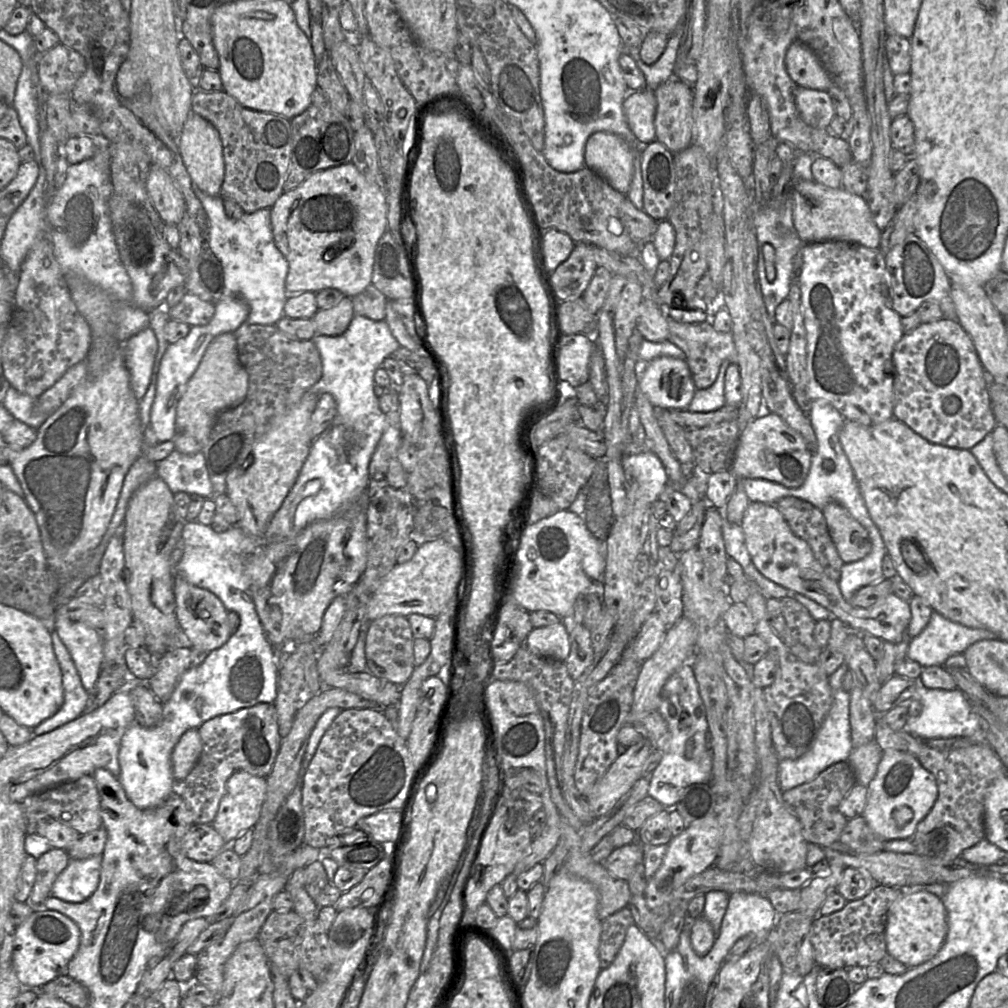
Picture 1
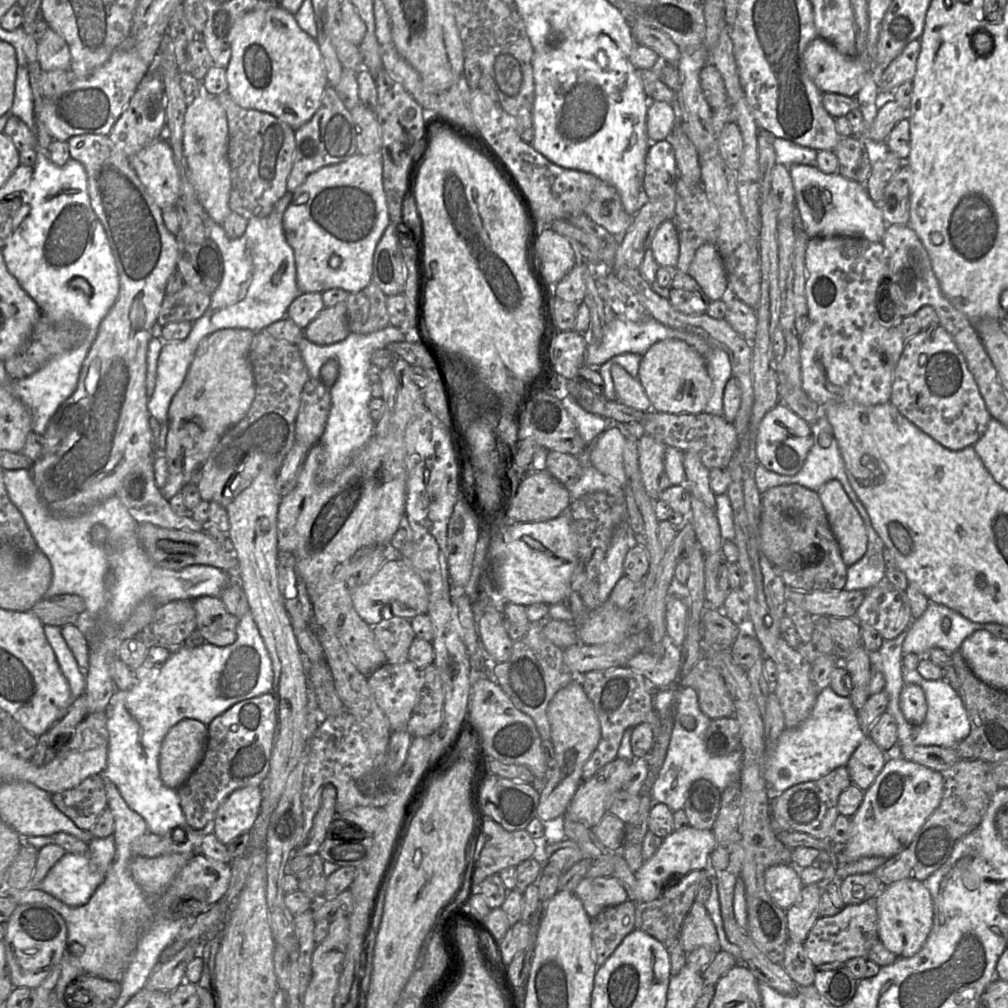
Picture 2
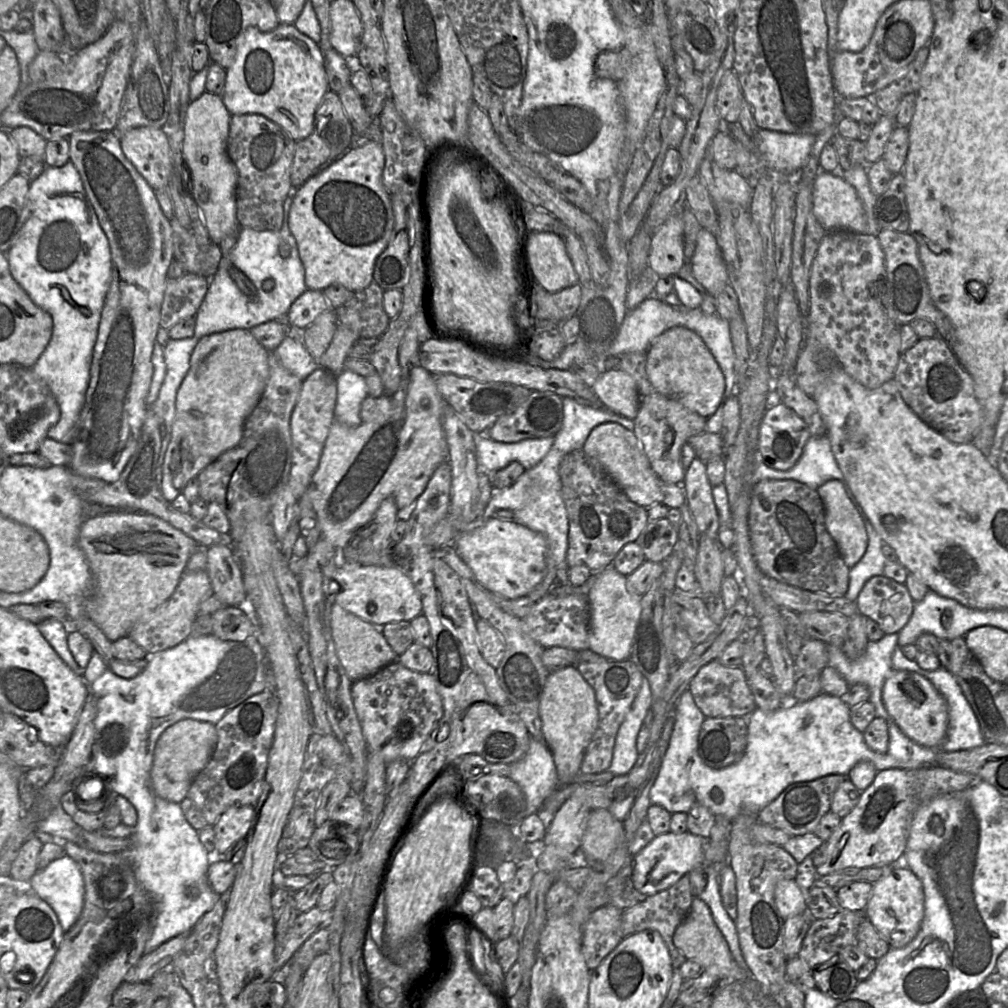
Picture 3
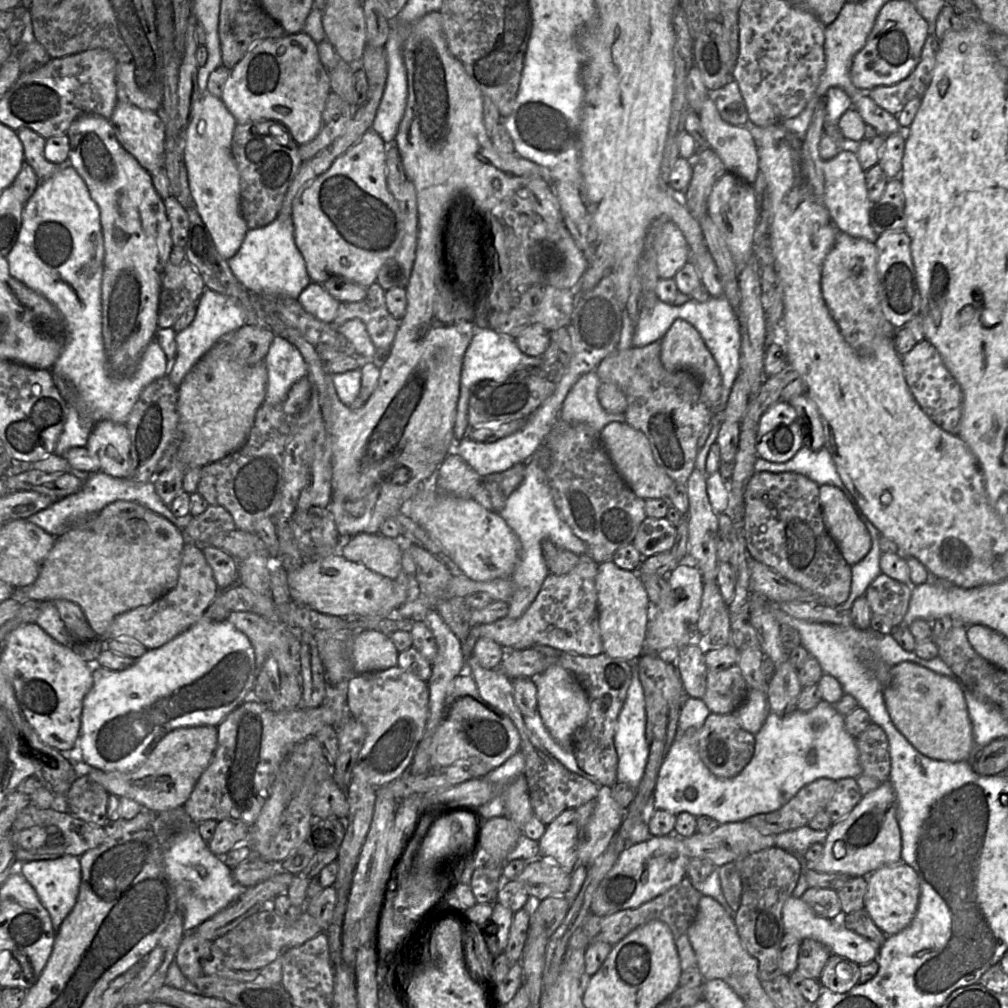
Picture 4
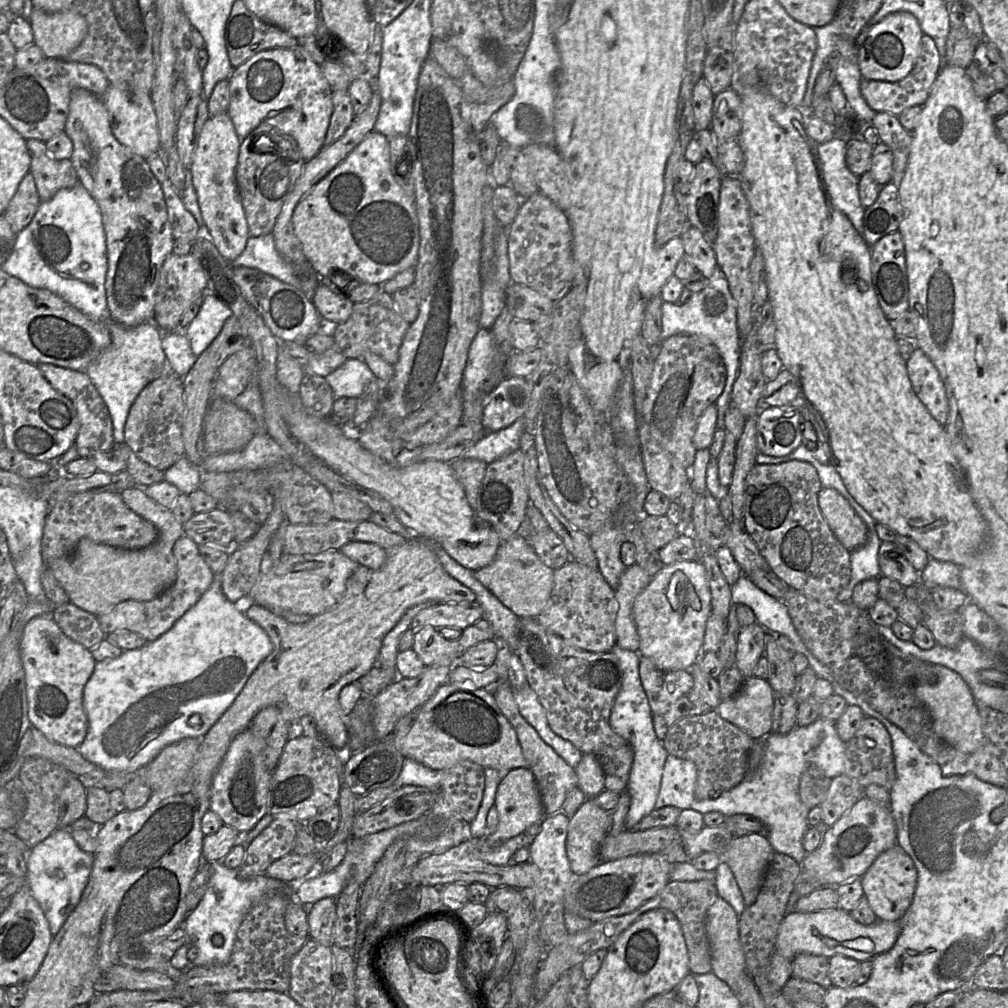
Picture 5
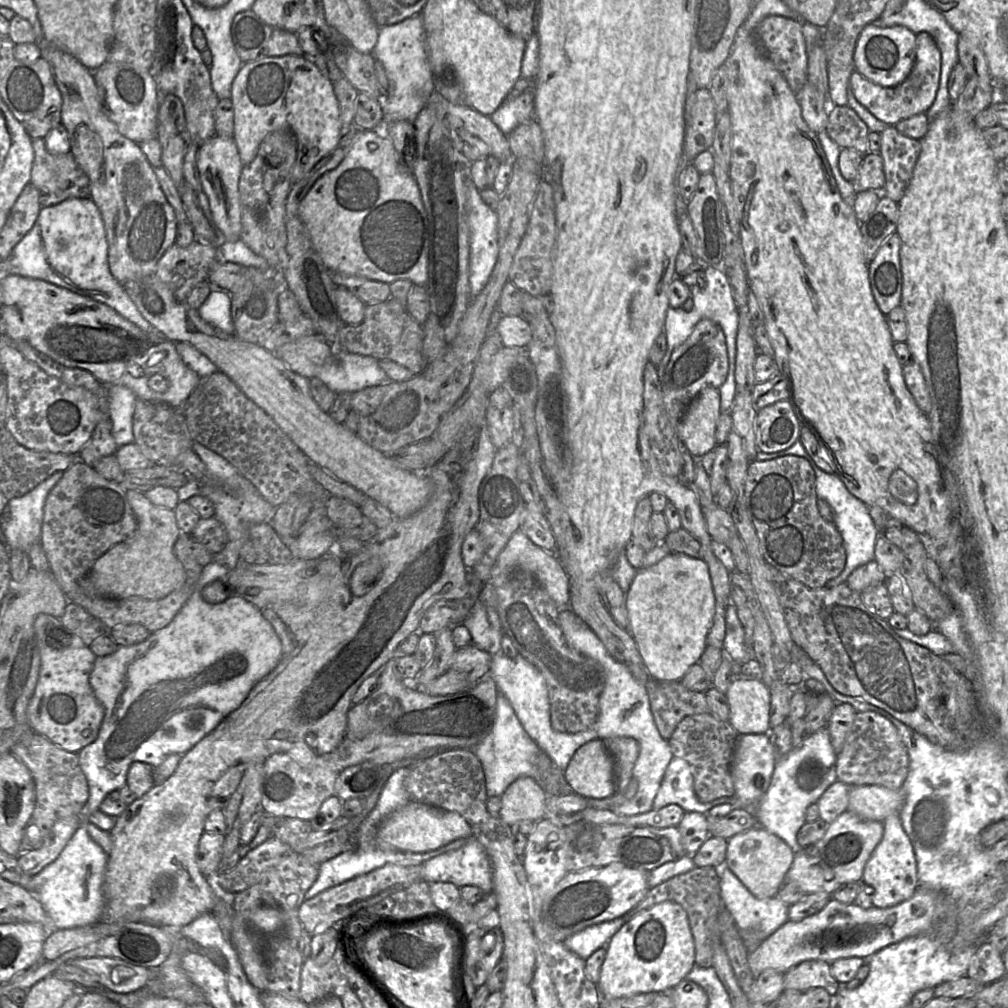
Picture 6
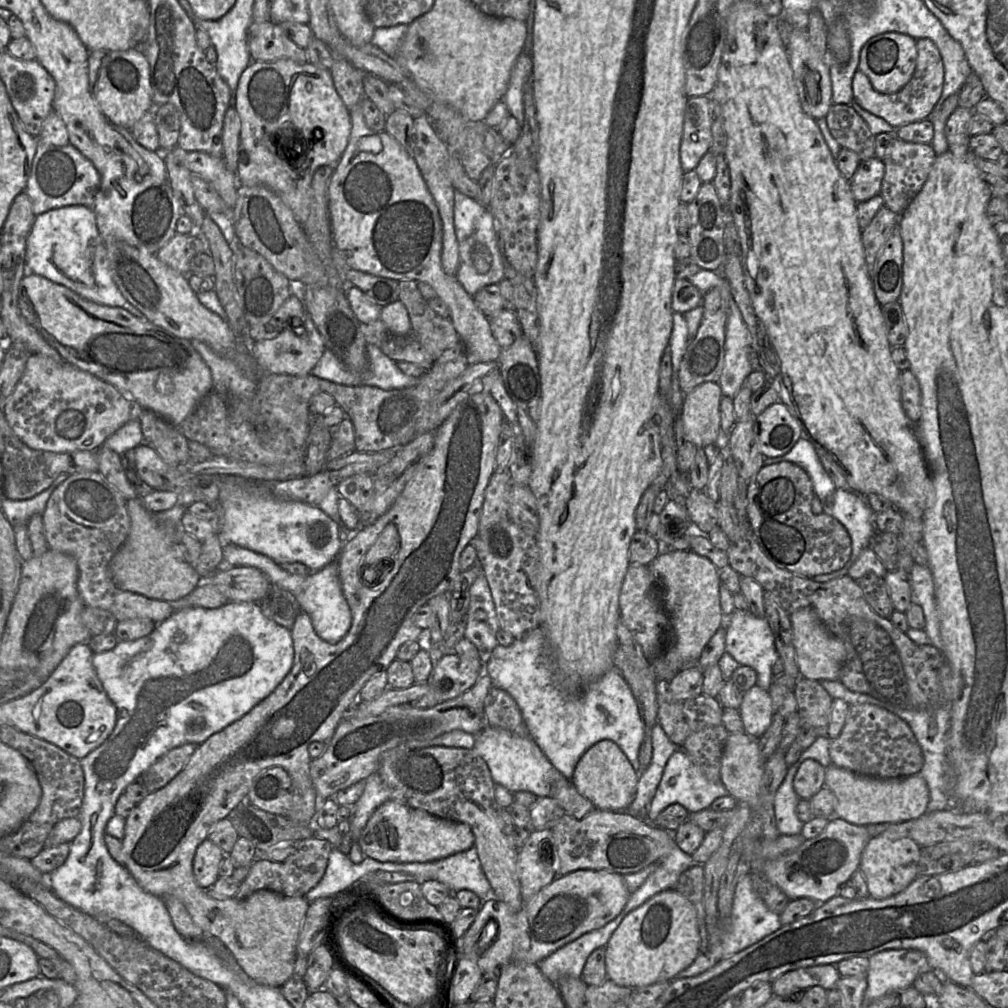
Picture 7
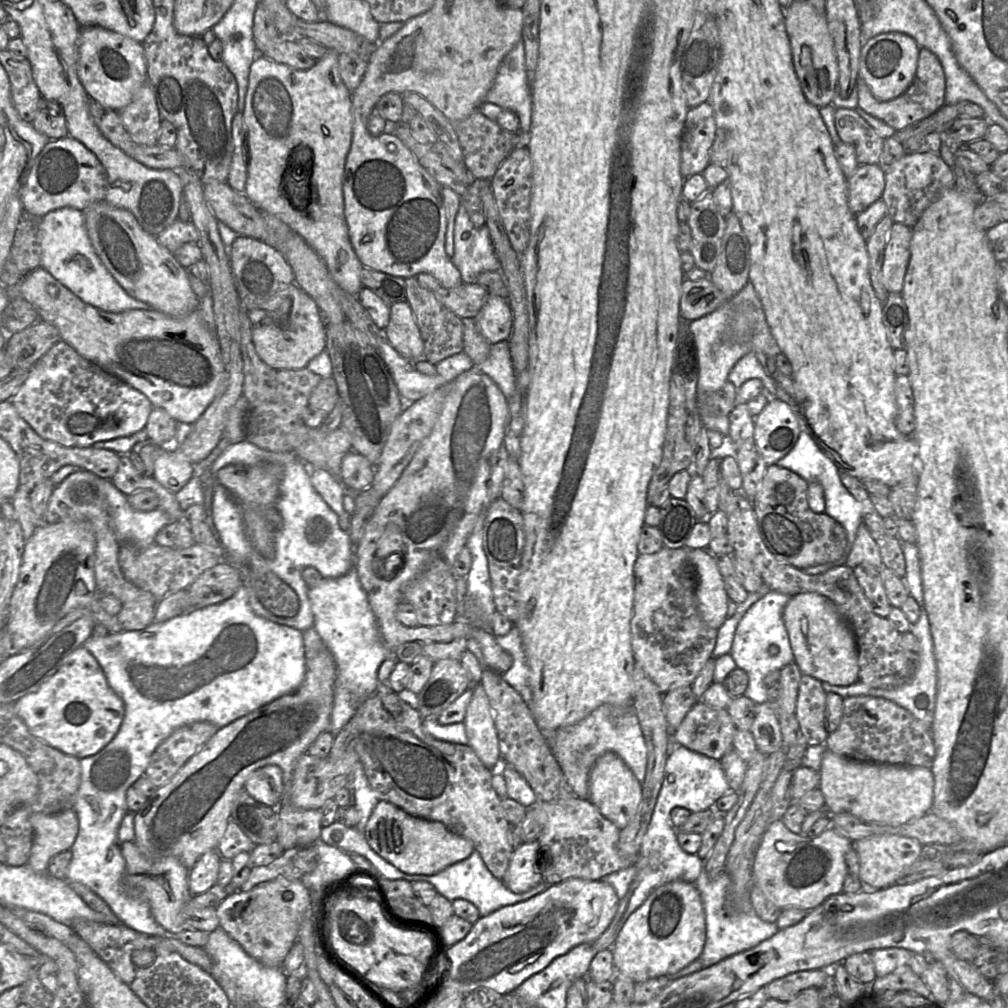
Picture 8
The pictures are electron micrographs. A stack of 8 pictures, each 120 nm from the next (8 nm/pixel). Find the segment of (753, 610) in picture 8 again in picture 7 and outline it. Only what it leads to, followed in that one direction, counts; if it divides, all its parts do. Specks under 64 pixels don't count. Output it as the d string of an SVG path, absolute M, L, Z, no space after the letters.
M735 609L732 614L725 619L726 638L725 652L735 659L740 666L749 666L757 674L756 685L768 691L773 680L772 665L779 658L775 647L775 638L767 619L754 616L749 610Z

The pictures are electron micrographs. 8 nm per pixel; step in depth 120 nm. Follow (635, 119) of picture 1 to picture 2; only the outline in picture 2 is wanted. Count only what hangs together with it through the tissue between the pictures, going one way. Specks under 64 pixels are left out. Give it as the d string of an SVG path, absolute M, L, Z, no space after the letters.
M650 101L646 116L646 133L651 143L667 140L675 124L676 115L671 104Z

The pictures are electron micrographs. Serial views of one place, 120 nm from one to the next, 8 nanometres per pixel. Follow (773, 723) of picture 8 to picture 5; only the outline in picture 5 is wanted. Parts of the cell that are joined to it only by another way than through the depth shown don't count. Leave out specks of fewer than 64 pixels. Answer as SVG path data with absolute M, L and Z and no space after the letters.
M750 677L735 695L722 700L715 710L724 720L756 740L772 732L773 707L774 692L768 681Z

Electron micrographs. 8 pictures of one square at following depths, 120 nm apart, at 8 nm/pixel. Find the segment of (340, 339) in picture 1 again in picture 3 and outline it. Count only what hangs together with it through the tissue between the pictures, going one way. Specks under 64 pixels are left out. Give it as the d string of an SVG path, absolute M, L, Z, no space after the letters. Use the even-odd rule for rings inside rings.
M290 327L288 336L271 353L283 367L304 380L319 367L319 363L311 356L302 342L302 331ZM344 368L336 376L336 382L335 420L347 426L356 427L362 423L360 406L362 401L368 396L365 378Z

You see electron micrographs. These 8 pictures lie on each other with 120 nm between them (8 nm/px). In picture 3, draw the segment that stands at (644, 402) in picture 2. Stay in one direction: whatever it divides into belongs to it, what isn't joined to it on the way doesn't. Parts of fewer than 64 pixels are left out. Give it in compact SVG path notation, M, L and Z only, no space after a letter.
M602 370L592 386L603 404L614 413L634 419L639 410L640 396L634 379L622 370Z

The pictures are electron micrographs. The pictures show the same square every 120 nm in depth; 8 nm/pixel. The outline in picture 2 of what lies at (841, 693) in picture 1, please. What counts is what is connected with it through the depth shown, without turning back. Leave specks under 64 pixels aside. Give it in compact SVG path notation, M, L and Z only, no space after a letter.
M828 686L818 694L810 716L799 726L786 728L767 750L763 779L773 795L779 795L794 785L818 780L834 769L846 766L865 737L867 733L860 728L850 698L839 696Z

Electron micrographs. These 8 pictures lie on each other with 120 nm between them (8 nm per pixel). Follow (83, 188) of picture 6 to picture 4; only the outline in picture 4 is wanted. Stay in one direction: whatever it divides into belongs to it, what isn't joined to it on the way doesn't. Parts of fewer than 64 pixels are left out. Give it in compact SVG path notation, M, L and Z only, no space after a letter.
M22 128L16 132L24 148L25 161L33 168L40 181L49 179L63 167L46 159L47 139L29 128Z

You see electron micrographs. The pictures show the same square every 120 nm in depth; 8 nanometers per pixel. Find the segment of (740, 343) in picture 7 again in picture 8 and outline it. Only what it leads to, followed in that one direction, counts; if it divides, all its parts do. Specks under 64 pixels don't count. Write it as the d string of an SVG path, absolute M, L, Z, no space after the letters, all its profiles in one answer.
M751 351L736 362L730 370L727 380L730 381L735 388L739 389L744 382L752 378L761 380L764 391L766 391L770 397L774 397L778 385L758 361L755 352Z

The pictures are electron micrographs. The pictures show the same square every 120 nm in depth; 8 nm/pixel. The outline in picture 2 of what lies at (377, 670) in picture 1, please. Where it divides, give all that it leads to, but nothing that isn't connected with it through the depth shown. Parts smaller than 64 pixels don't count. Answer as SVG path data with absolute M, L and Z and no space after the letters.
M392 617L372 627L375 639L386 656L386 663L402 664L408 661L408 652L415 638L408 619Z

